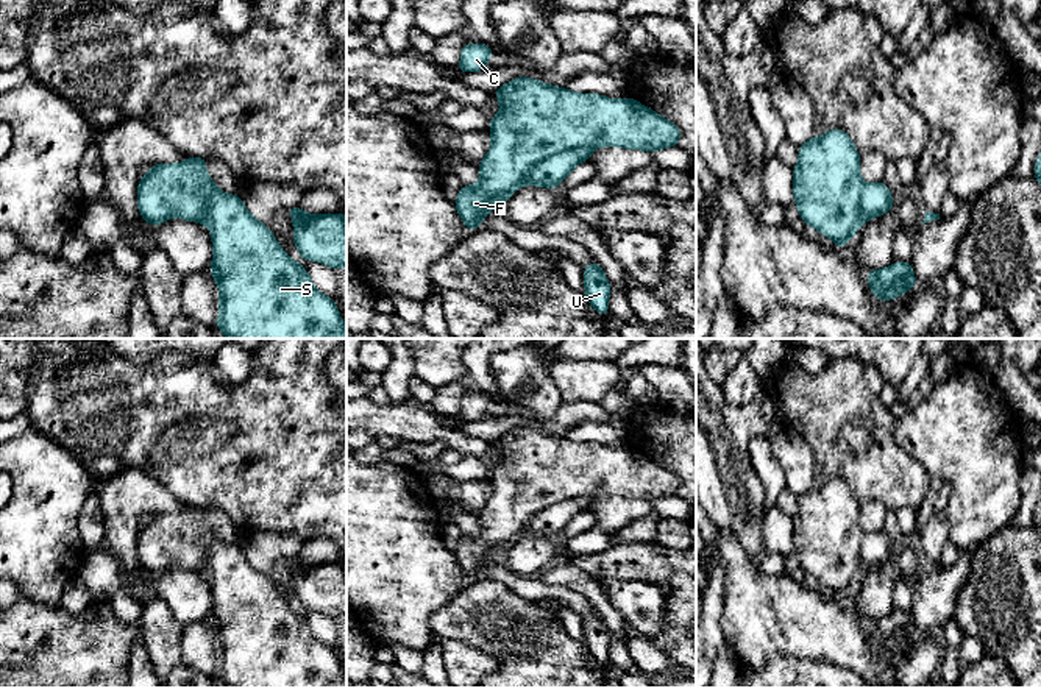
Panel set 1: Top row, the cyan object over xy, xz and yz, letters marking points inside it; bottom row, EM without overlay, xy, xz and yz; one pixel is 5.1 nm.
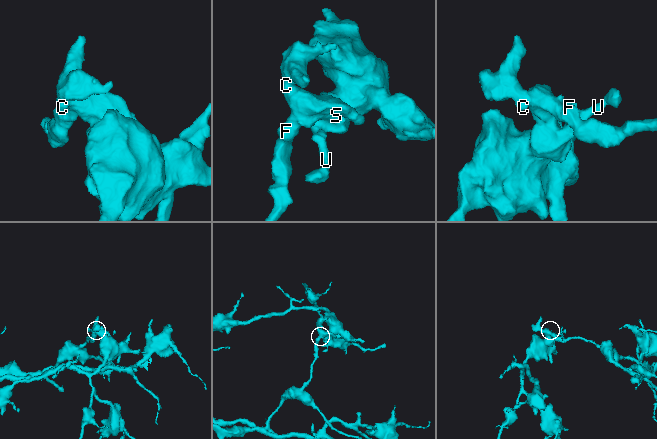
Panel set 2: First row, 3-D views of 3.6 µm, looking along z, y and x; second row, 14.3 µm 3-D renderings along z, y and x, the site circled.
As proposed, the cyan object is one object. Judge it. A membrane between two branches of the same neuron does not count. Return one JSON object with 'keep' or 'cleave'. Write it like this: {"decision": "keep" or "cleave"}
{"decision": "cleave"}

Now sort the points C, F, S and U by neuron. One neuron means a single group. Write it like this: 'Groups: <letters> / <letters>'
Groups: C F / S U

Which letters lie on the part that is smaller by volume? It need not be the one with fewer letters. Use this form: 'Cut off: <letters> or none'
Cut off: C, F

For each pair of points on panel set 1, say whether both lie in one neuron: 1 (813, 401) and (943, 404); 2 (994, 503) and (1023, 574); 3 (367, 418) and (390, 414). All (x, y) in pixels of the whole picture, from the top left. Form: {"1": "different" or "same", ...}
{"1": "different", "2": "different", "3": "same"}

